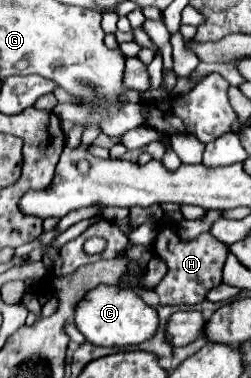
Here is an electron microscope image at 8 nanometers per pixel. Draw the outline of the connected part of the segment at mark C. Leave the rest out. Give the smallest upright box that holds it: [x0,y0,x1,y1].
[74,284,158,348]

